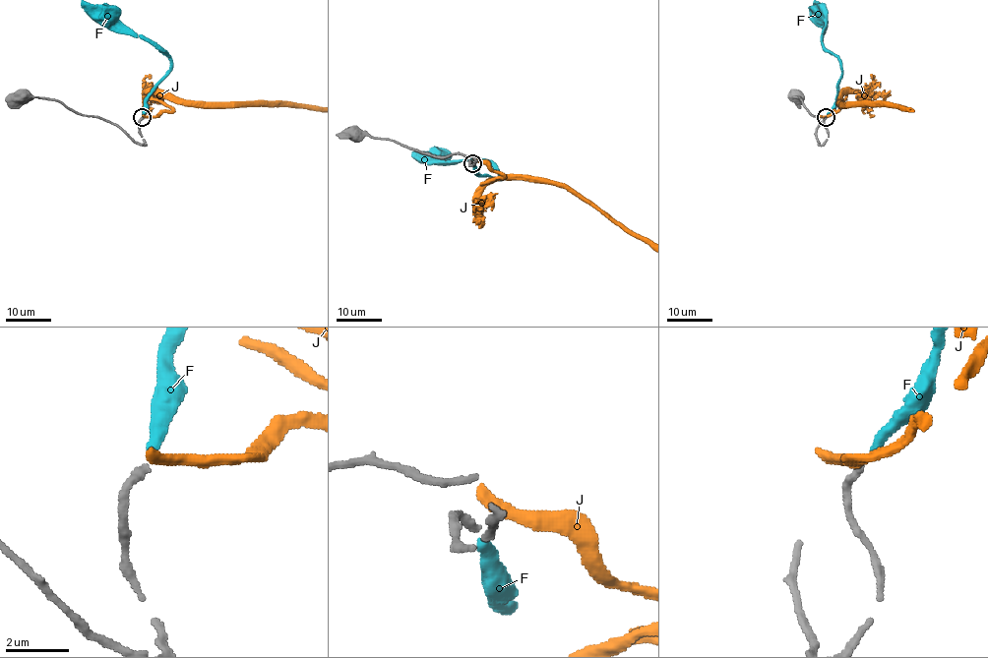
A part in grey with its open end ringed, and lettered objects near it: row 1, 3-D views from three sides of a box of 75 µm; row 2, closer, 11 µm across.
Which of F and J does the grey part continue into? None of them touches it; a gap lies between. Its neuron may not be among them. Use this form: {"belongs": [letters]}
{"belongs": []}

